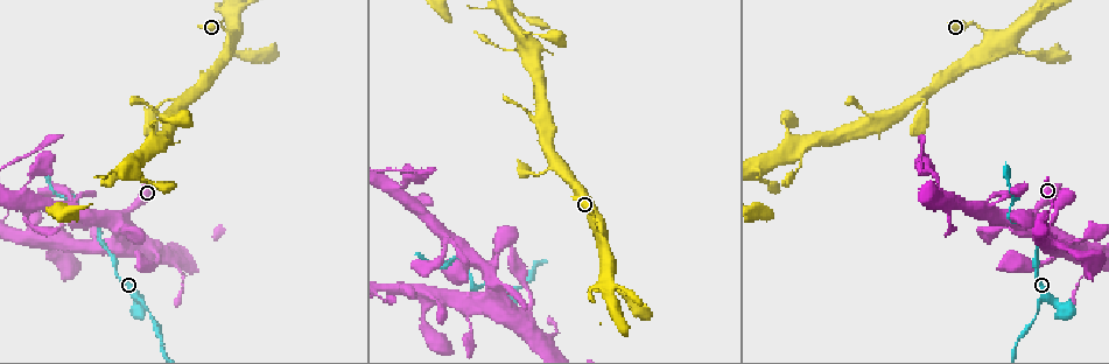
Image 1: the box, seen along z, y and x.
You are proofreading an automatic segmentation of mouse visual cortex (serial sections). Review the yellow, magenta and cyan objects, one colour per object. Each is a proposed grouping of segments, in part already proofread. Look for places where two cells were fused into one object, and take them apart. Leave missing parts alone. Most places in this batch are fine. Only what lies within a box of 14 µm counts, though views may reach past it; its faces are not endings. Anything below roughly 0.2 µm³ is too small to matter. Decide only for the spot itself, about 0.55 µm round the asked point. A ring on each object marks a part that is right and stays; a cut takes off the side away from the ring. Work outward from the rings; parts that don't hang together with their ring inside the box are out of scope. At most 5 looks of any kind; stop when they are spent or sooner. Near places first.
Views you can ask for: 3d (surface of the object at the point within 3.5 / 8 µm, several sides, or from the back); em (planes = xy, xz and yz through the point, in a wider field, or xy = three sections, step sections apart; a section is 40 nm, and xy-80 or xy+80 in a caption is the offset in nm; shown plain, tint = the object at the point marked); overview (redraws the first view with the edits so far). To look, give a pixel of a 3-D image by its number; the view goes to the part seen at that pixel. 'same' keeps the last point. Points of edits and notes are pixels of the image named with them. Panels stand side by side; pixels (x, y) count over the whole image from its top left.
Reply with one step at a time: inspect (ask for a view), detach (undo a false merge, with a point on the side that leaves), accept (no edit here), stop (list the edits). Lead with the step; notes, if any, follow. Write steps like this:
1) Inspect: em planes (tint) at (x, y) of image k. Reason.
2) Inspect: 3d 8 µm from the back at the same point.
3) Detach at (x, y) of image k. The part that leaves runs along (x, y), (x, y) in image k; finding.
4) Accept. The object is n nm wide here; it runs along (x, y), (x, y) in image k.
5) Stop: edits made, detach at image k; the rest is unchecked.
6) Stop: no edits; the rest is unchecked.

Inspect: 3d 8 µm at (527, 314) of image 1. Thin neck.

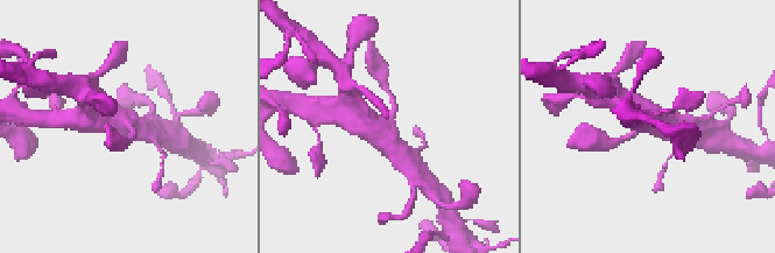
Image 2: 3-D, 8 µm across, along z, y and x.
Inspect: em planes (tint) at (387, 128) of image 2. Now the EM.

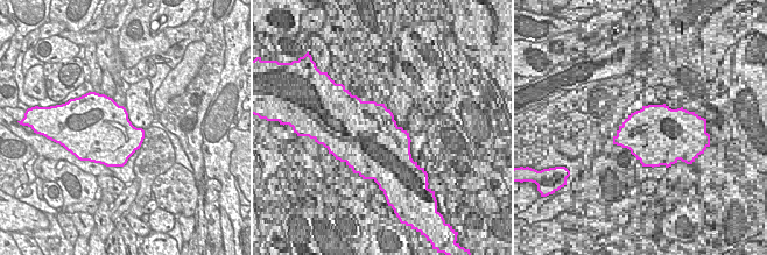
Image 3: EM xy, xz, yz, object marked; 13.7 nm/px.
Accept. It runs along (350, 107), (389, 141), (403, 157) in image 2; continuous, no second cell.

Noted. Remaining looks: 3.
Inspect: 3d 3.5 µm at (518, 290) of image 1. Thick turns thin.

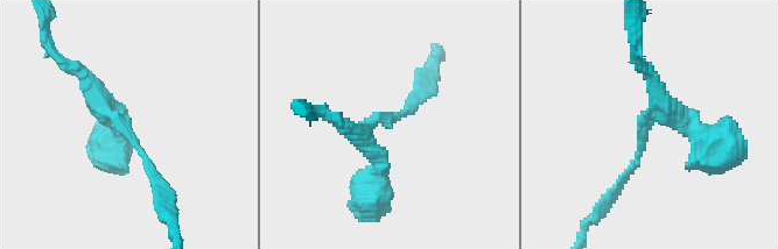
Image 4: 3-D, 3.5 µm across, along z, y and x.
Inspect: em xy step 3 (tint) at (642, 137) of image 4. The arms are 100, 300 nm wide.

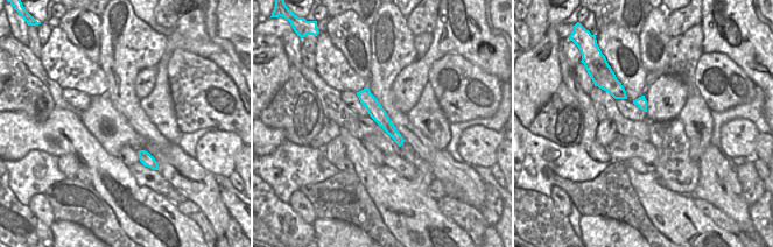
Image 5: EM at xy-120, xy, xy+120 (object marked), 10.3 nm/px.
Accept. It runs along (362, 93), (400, 141) in image 5; continuous, no second cell.

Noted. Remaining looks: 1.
Stop: no edits; the rest is unchecked.

